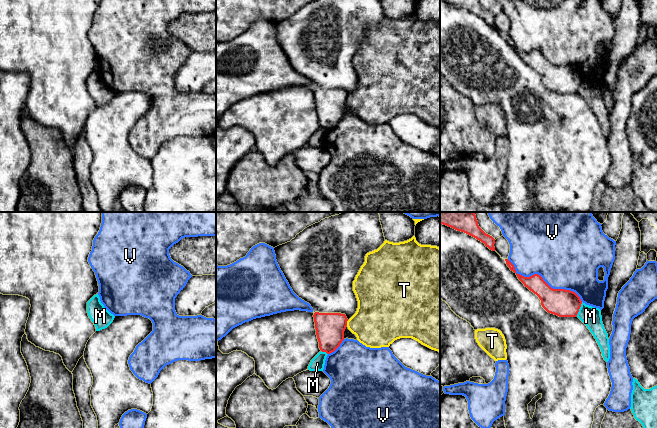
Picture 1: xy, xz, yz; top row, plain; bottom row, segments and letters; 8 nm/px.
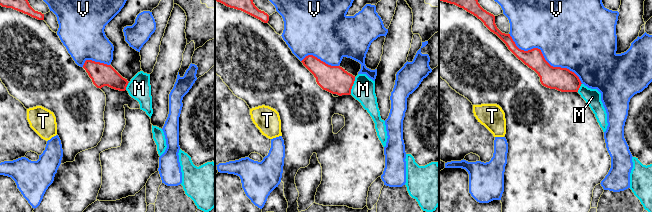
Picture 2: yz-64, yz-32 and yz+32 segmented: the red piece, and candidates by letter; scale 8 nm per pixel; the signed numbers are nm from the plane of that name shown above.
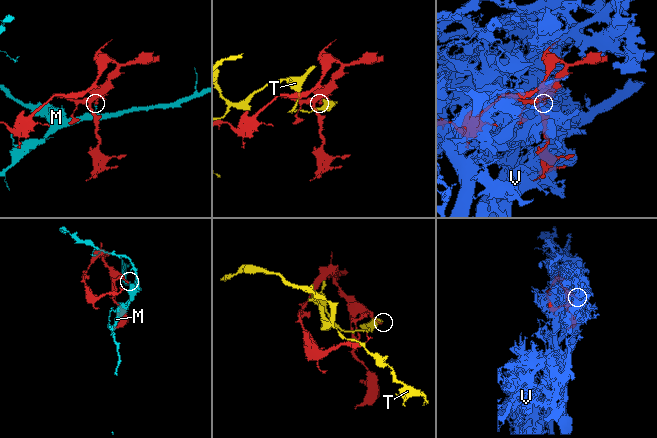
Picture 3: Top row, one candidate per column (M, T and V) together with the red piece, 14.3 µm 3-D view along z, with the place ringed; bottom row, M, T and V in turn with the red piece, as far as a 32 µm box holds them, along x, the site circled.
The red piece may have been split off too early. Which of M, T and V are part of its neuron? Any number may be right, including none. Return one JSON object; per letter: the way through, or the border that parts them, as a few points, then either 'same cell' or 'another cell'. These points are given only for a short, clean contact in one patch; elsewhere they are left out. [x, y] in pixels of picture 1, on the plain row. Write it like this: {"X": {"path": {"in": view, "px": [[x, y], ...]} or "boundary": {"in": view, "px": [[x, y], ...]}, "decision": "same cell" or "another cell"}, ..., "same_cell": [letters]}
{"M": {"boundary": {"in": "yz", "px": [[582, 78], [576, 91]]}, "decision": "another cell"}, "T": {"decision": "another cell"}, "V": {"decision": "another cell"}, "same_cell": []}

